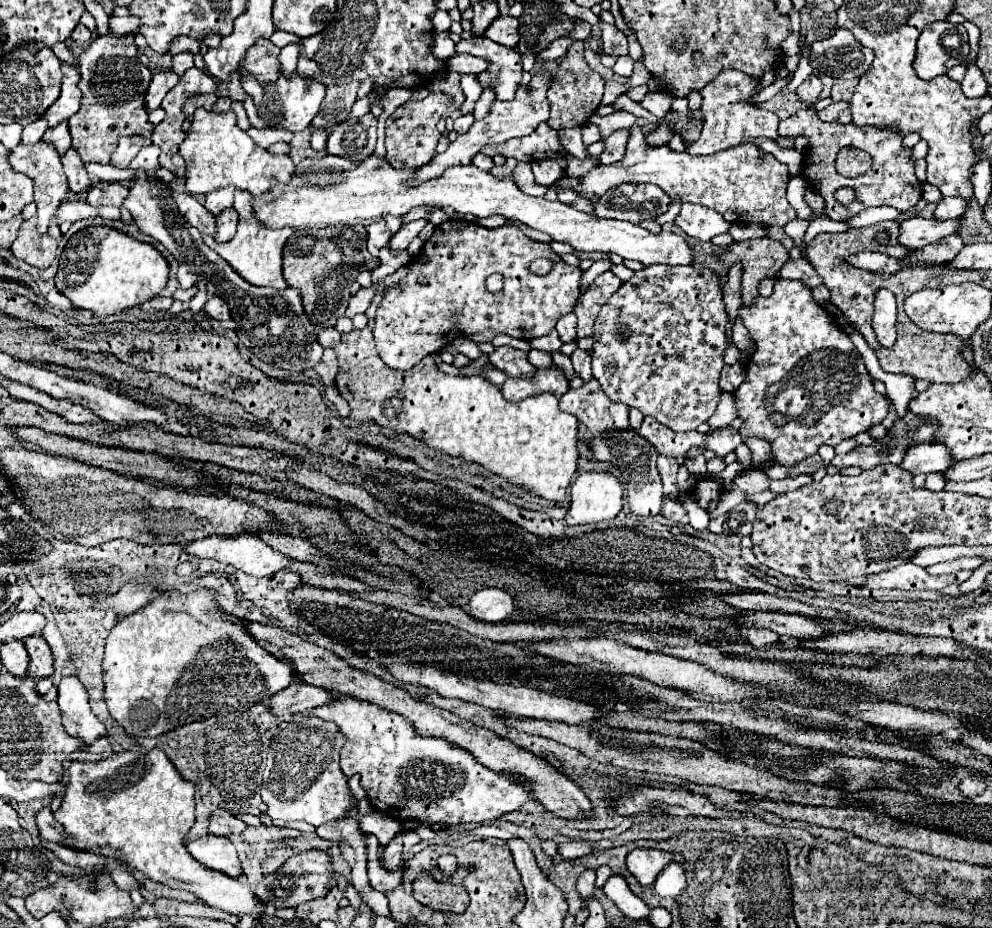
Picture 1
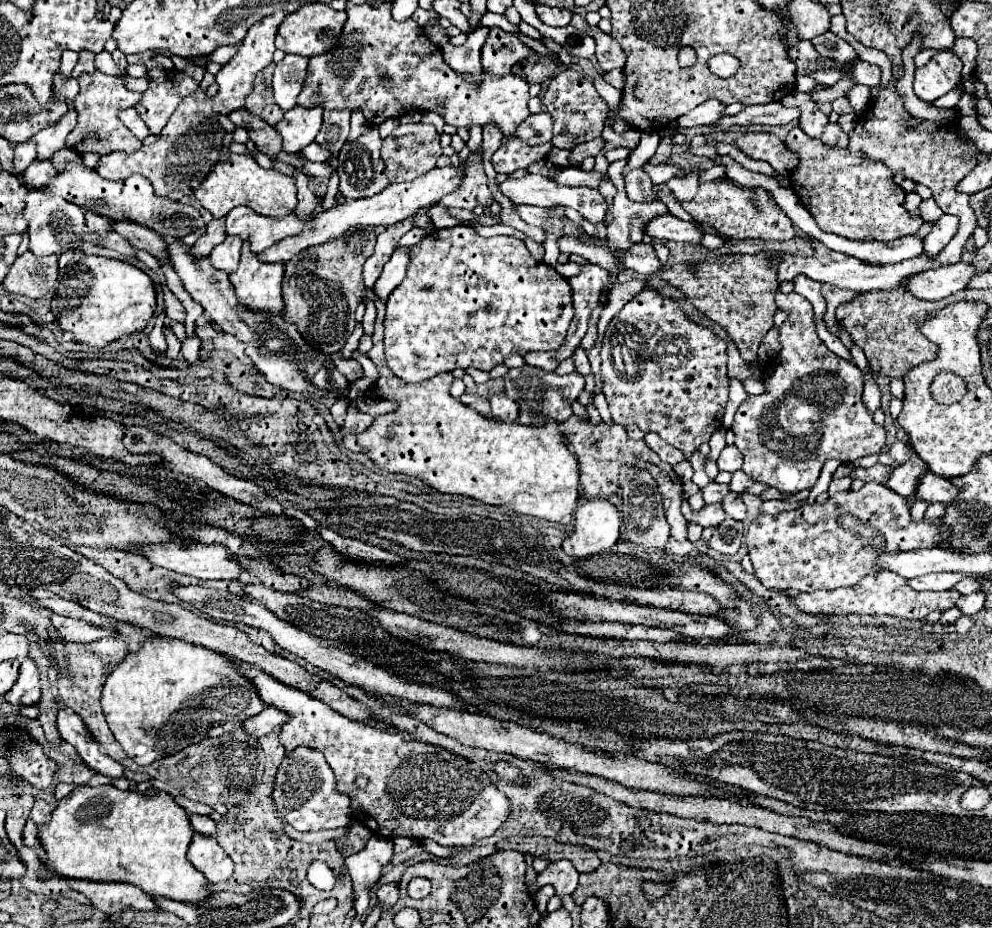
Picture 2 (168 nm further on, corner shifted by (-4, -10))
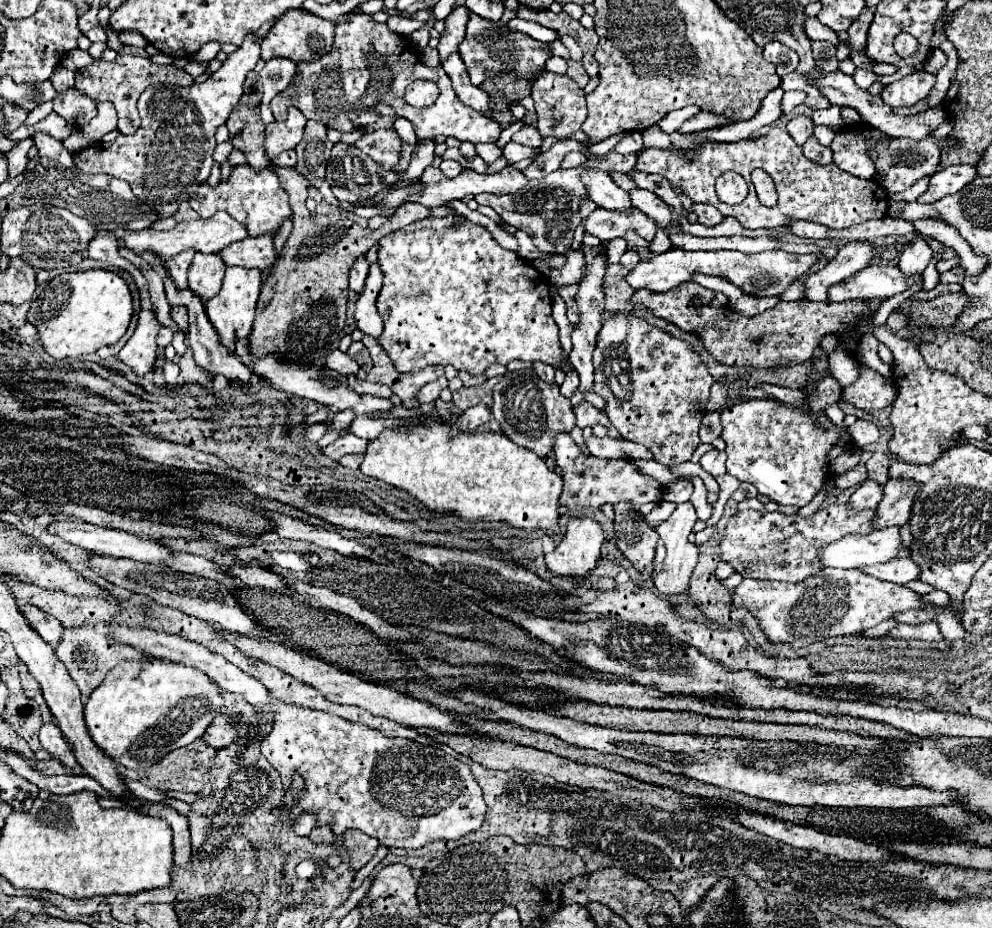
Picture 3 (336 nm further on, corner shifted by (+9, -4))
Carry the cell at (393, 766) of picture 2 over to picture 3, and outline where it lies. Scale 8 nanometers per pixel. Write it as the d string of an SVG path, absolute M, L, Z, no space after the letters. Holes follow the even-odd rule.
M108 625L108 633L122 643L132 643L142 651L148 651L152 657L168 659L174 663L182 663L194 669L204 671L218 687L224 691L236 693L244 697L250 705L260 709L270 709L274 713L274 729L262 741L262 755L270 761L270 765L280 773L284 789L288 791L292 785L292 777L298 773L304 779L304 791L298 795L298 803L292 807L292 817L300 817L302 813L310 811L316 815L316 827L328 825L334 837L342 837L348 829L358 829L370 837L376 837L384 847L400 847L400 849L418 849L430 841L438 839L460 839L468 835L484 823L486 807L482 799L482 791L476 779L470 773L470 767L462 761L456 761L452 755L442 755L442 749L420 745L410 739L388 739L380 731L370 729L360 723L348 723L336 715L328 715L322 711L304 711L302 707L292 707L288 703L276 703L264 685L250 675L244 675L238 667L228 663L226 659L212 655L208 649L200 647L198 643L186 641L176 635L156 633L144 627L126 627L126 625Z

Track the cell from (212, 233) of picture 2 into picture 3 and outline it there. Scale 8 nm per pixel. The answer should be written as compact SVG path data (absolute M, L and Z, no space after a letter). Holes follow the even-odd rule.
M184 251L176 255L176 259L170 259L168 263L164 263L164 269L168 277L174 281L176 289L186 289L186 275L192 265L192 259L194 259L194 251Z

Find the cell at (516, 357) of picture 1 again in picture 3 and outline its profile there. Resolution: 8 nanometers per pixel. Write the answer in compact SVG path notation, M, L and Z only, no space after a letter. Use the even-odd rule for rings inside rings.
M508 371L494 387L494 419L500 423L502 433L516 445L534 451L542 459L554 453L554 437L562 431L570 433L576 425L570 399L562 397L558 385L540 381L532 371Z

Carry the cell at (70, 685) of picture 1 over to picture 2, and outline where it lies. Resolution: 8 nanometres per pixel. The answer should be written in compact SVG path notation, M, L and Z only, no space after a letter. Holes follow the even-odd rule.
M59 709L57 729L59 729L59 735L77 749L77 753L81 755L87 767L109 777L123 777L123 767L99 749L97 739L93 739L81 715L77 715L71 709Z

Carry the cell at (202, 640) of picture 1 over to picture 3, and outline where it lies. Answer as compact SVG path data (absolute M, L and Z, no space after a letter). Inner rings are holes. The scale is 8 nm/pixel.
M124 661L116 665L104 683L84 705L88 735L112 761L128 769L148 769L170 751L186 747L204 735L208 723L220 713L224 699L202 671L172 661L146 663Z

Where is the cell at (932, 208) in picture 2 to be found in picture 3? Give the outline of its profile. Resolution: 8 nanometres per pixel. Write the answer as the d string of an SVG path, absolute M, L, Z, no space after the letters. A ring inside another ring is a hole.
M954 165L948 169L936 171L936 175L930 177L928 189L924 195L918 197L918 203L934 203L946 195L958 193L964 185L968 185L976 177L976 169L968 165Z

